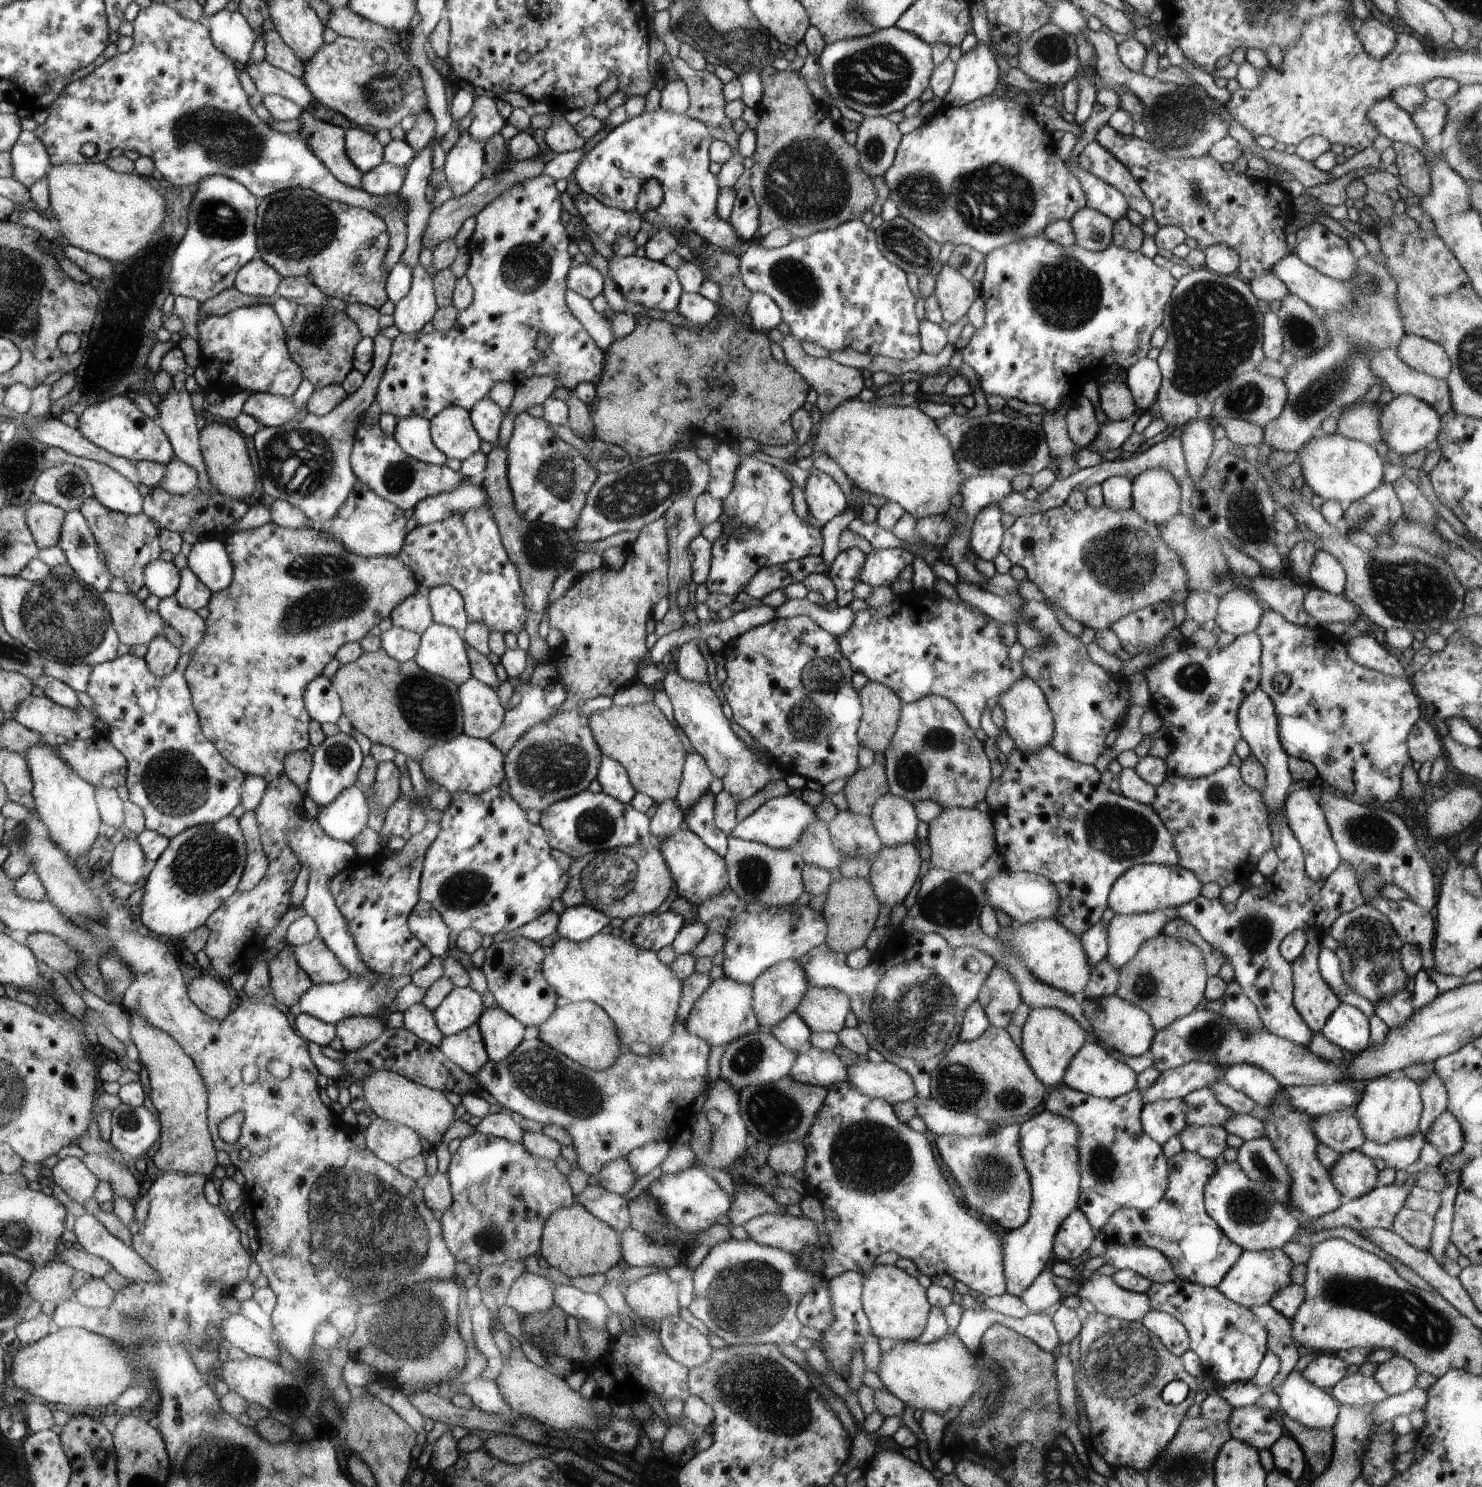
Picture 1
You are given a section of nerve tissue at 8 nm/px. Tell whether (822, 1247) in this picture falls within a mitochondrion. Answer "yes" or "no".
no

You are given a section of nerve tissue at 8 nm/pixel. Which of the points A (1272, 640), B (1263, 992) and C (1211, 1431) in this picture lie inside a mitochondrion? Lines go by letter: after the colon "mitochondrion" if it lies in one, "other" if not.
A: other
B: other
C: other

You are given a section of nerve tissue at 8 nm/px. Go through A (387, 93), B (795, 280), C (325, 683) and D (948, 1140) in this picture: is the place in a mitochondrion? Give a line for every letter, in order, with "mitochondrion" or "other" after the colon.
A: mitochondrion
B: mitochondrion
C: other
D: other

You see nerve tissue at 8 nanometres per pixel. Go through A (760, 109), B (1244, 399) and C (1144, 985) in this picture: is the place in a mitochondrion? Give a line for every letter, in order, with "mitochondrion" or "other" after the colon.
A: other
B: mitochondrion
C: mitochondrion

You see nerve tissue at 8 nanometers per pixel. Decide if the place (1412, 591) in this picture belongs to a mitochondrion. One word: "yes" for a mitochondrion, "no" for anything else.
yes

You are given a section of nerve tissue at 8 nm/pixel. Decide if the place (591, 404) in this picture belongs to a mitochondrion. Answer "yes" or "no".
no

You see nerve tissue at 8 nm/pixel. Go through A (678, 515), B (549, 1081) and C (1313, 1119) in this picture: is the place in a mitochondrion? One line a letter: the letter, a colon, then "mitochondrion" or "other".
A: mitochondrion
B: mitochondrion
C: other

